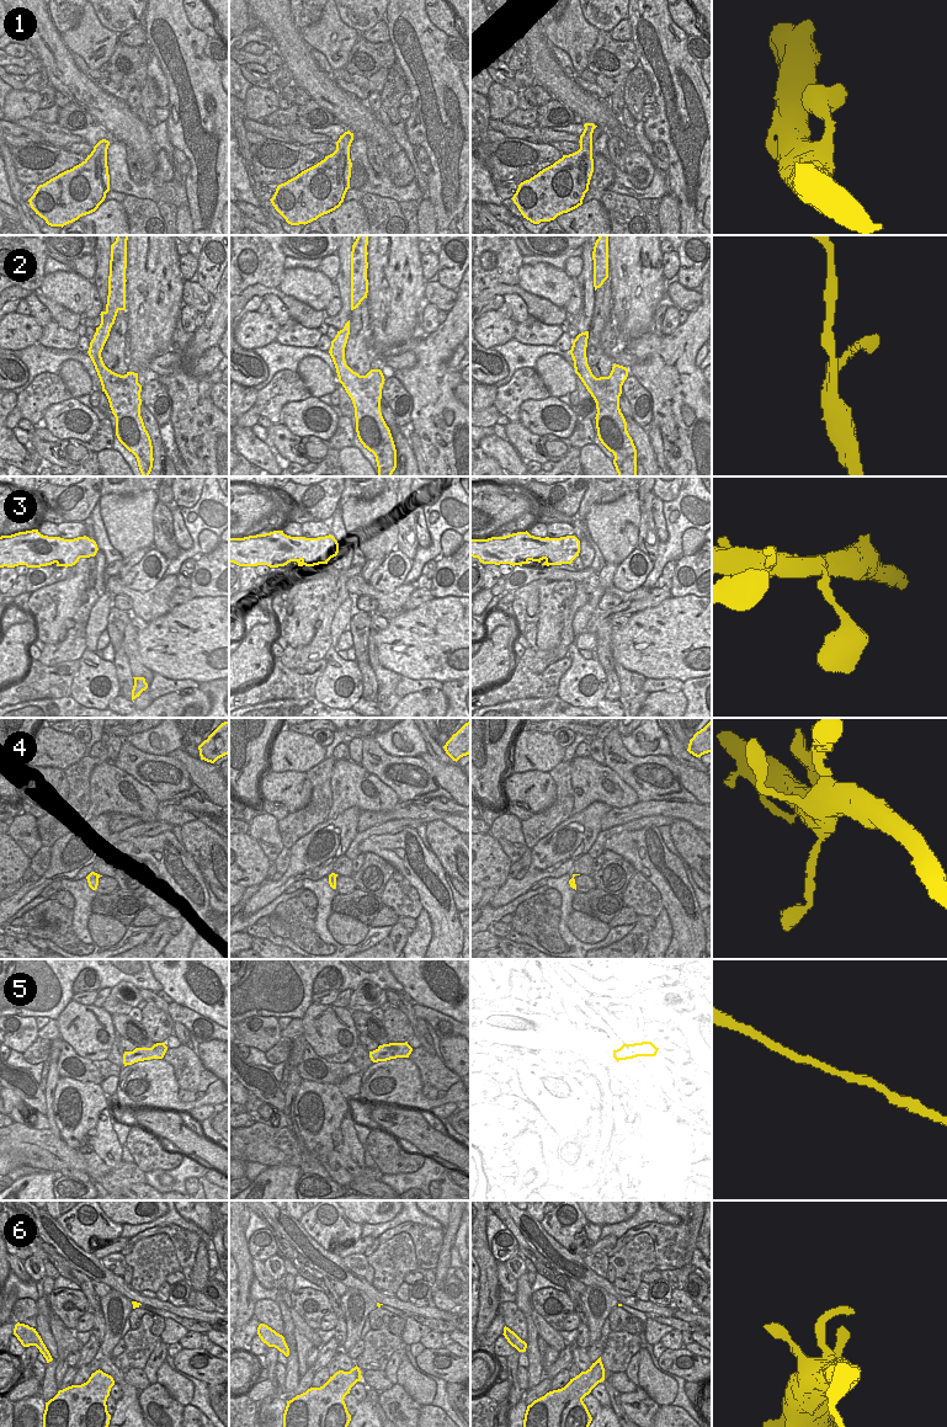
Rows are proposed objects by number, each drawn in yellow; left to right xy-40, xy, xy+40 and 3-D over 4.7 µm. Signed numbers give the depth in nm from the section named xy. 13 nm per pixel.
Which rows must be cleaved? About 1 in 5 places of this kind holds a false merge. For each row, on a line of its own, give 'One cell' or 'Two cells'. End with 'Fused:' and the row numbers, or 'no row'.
1: One cell
2: One cell
3: One cell
4: One cell
5: One cell
6: One cell
Fused: no row.

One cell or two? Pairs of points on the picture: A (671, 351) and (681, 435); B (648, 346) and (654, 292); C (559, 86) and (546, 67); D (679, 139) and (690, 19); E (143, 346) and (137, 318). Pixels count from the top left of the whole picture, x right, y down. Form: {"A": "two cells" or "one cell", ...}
{"A": "one cell", "B": "two cells", "C": "one cell", "D": "two cells", "E": "one cell"}

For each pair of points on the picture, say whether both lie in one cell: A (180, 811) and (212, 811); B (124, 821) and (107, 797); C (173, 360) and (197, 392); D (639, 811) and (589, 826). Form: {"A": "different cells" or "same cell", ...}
{"A": "same cell", "B": "different cells", "C": "different cells", "D": "different cells"}

